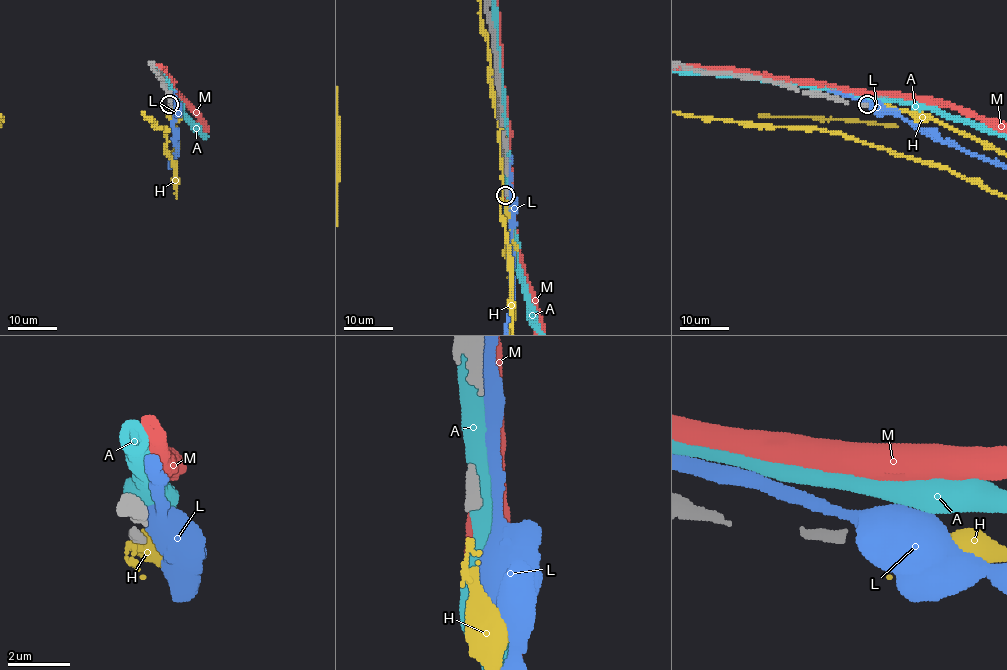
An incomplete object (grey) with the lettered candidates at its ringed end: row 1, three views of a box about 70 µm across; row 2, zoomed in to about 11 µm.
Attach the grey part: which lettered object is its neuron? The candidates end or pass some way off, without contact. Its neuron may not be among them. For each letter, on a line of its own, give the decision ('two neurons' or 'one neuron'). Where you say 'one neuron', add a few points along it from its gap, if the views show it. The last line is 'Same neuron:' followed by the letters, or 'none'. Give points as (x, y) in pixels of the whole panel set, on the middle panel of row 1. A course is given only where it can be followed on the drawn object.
A: two neurons
H: one neuron
L: two neurons
M: two neurons
Same neuron: H

